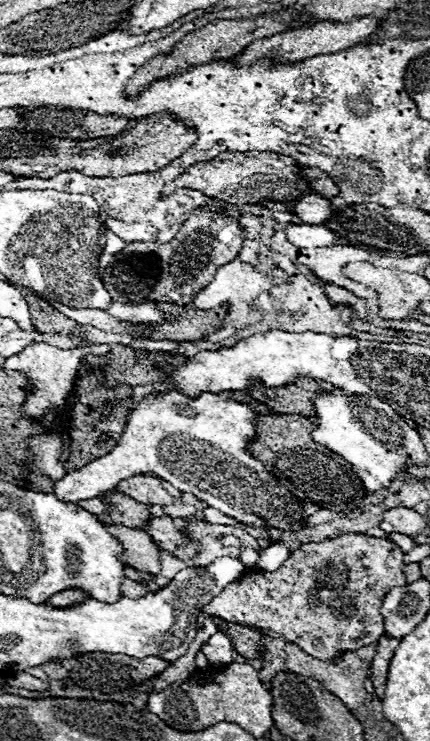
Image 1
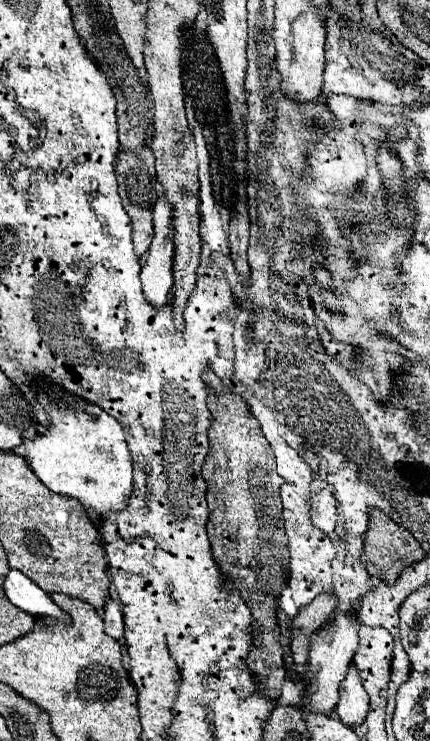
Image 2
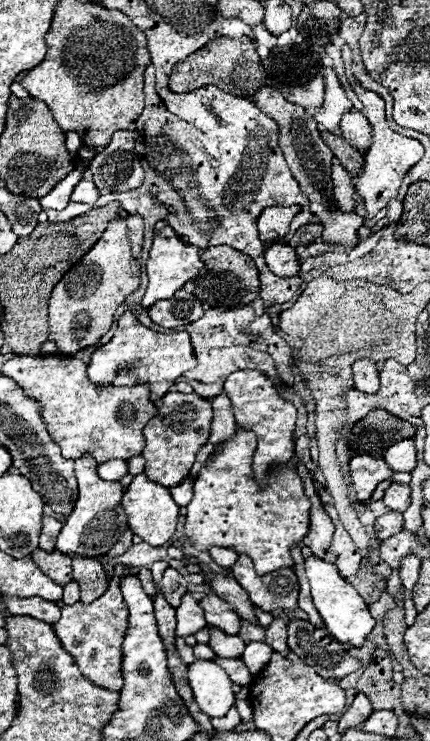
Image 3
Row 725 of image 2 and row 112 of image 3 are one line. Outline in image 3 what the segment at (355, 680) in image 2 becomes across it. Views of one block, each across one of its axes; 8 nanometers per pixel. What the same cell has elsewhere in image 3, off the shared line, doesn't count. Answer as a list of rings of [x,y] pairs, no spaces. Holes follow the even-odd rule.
[[[346,112],[342,116],[342,136],[346,138],[346,142],[350,142],[358,152],[366,152],[370,146],[370,138],[372,138],[372,128],[366,120],[366,116],[362,112]]]

